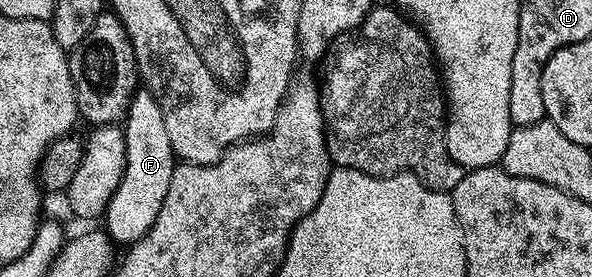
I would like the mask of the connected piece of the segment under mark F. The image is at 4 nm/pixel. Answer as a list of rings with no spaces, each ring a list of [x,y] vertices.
[[[146,89],[136,90],[132,95],[127,118],[122,120],[121,126],[125,137],[125,173],[121,177],[121,185],[117,185],[117,193],[113,193],[107,206],[105,230],[111,236],[112,244],[130,245],[146,233],[153,221],[157,221],[165,193],[169,193],[169,181],[173,181],[177,160],[173,145],[169,145],[169,132],[165,130],[165,117],[161,117],[161,105],[157,105]]]

